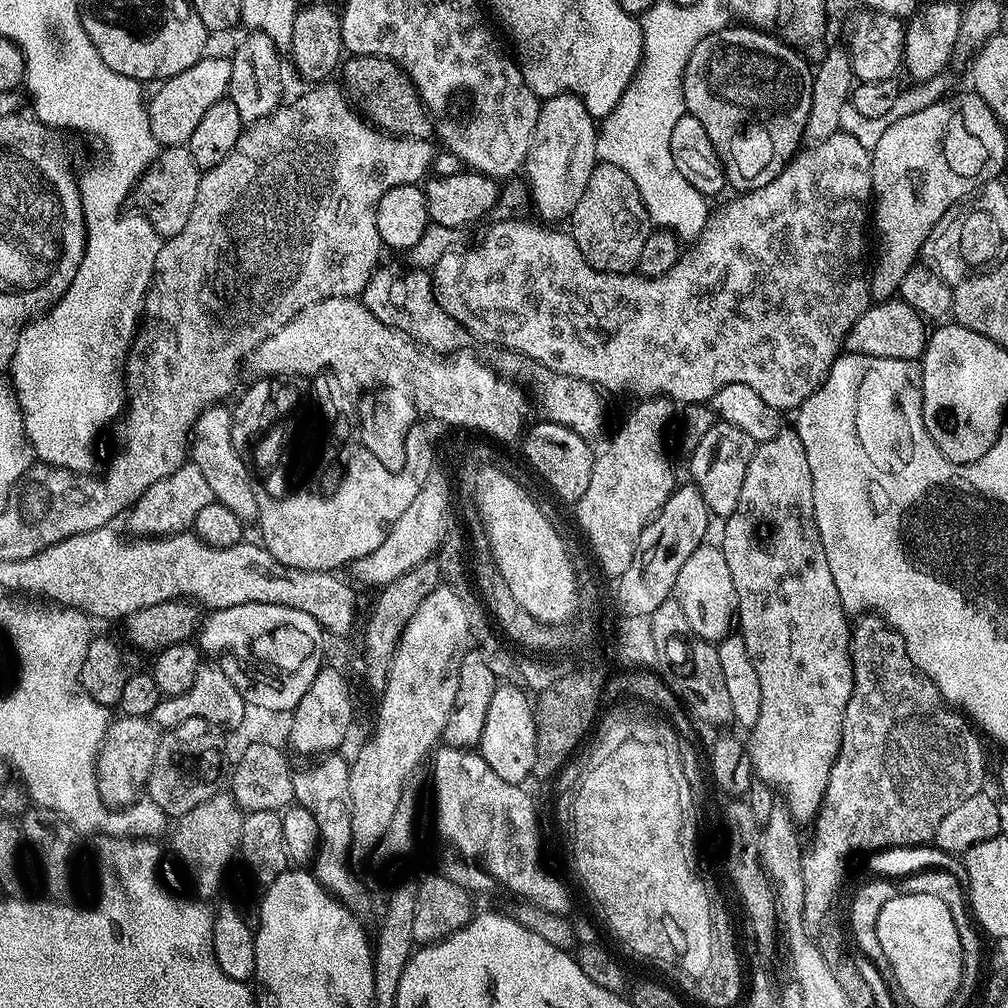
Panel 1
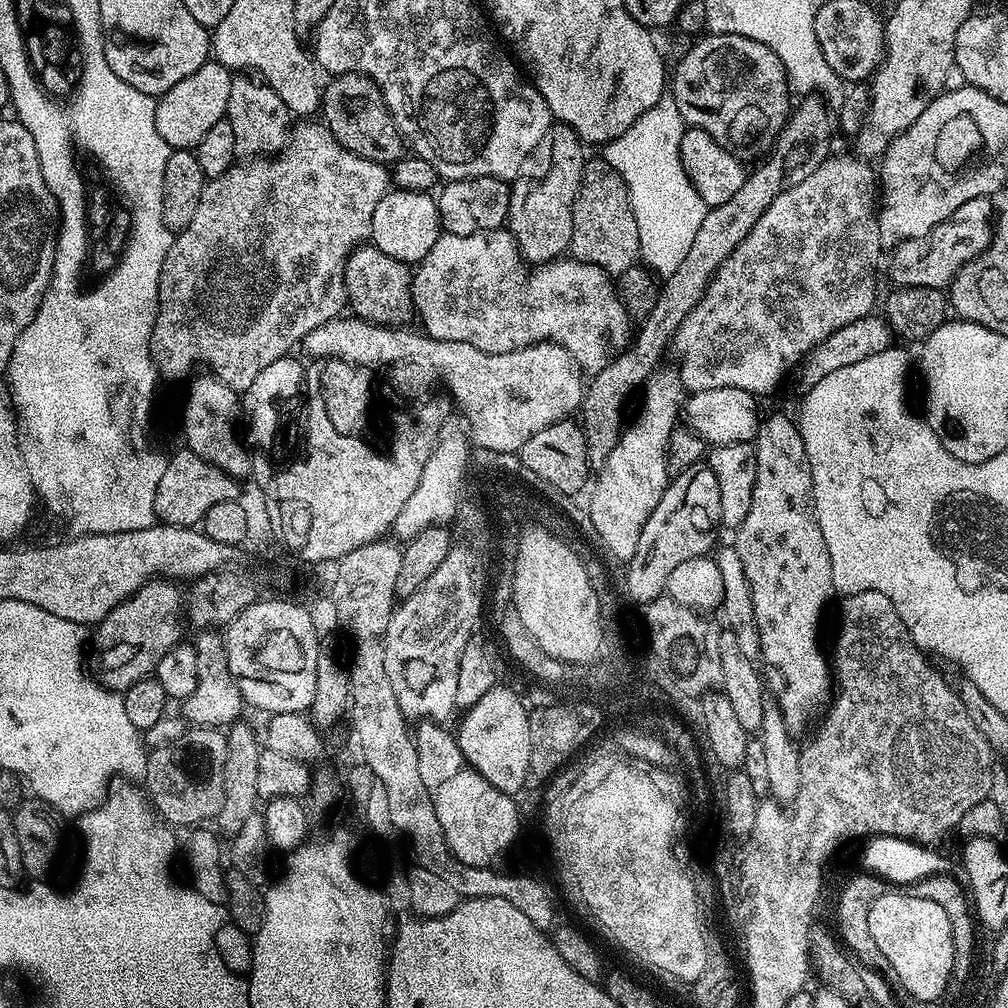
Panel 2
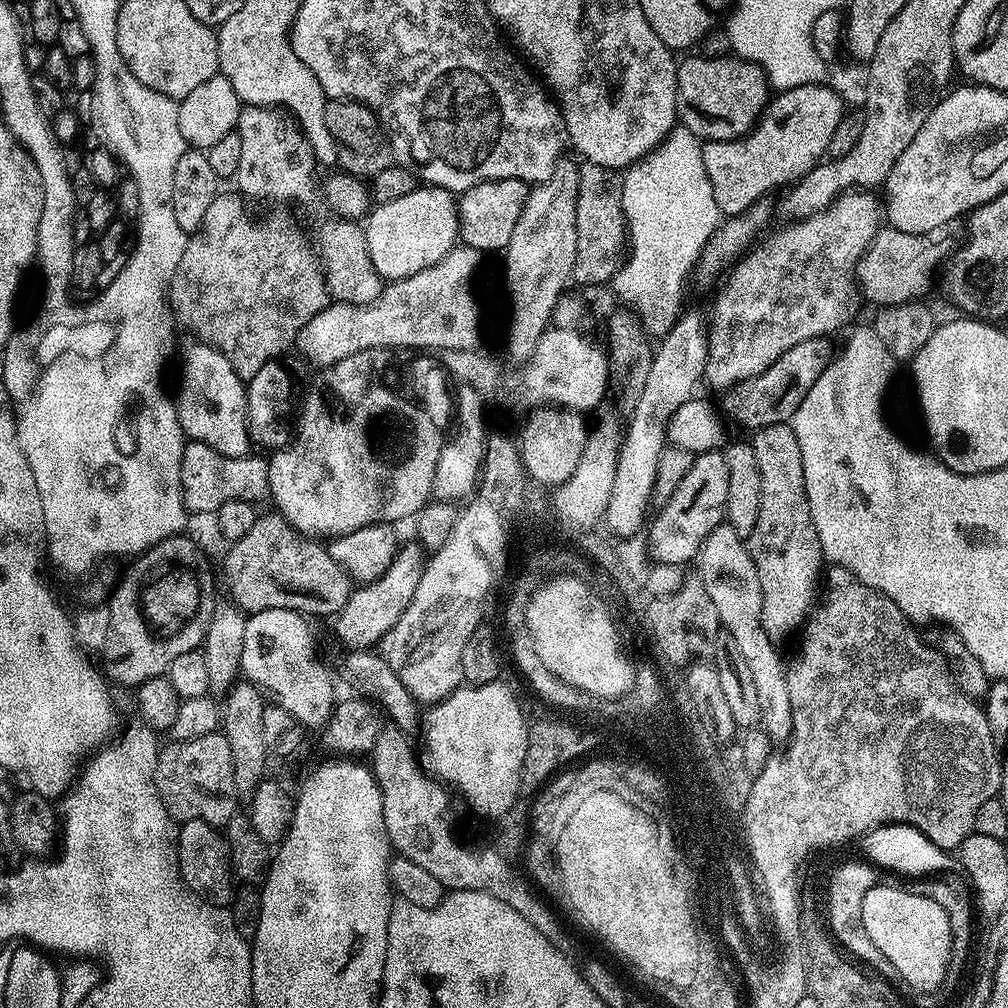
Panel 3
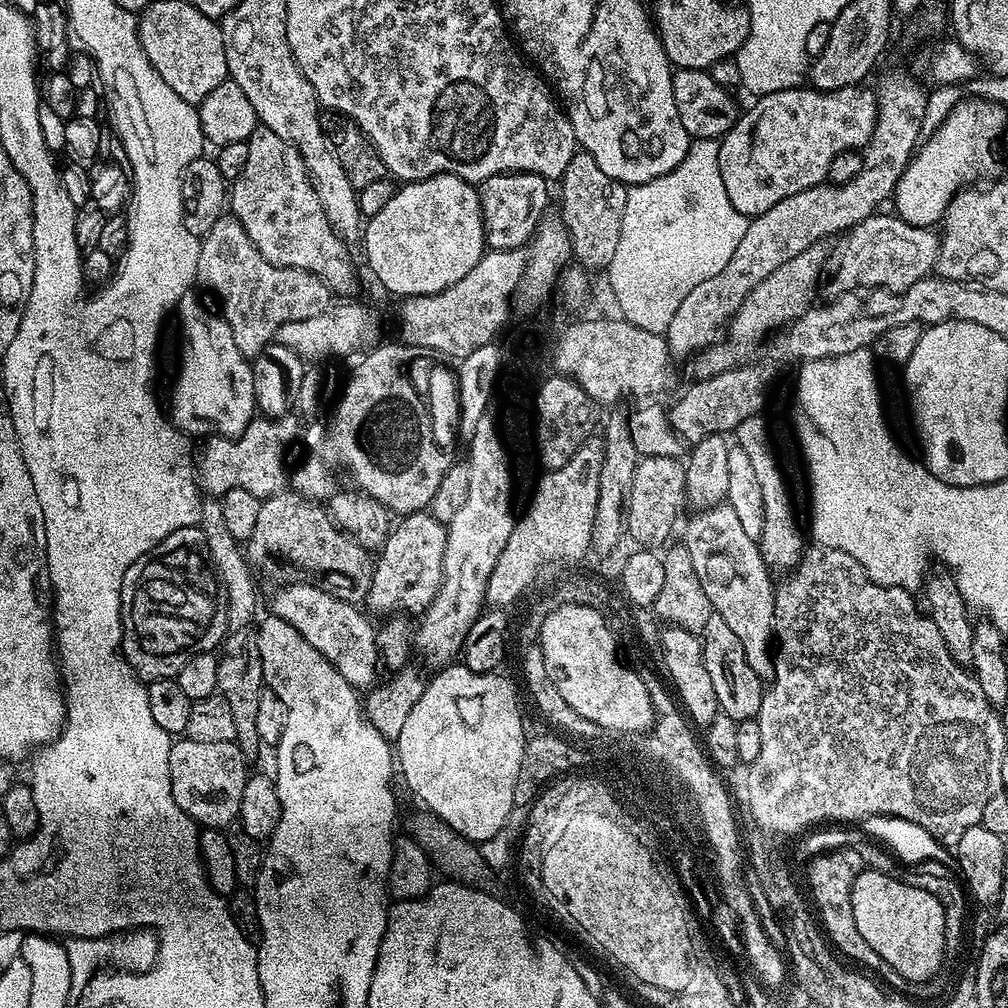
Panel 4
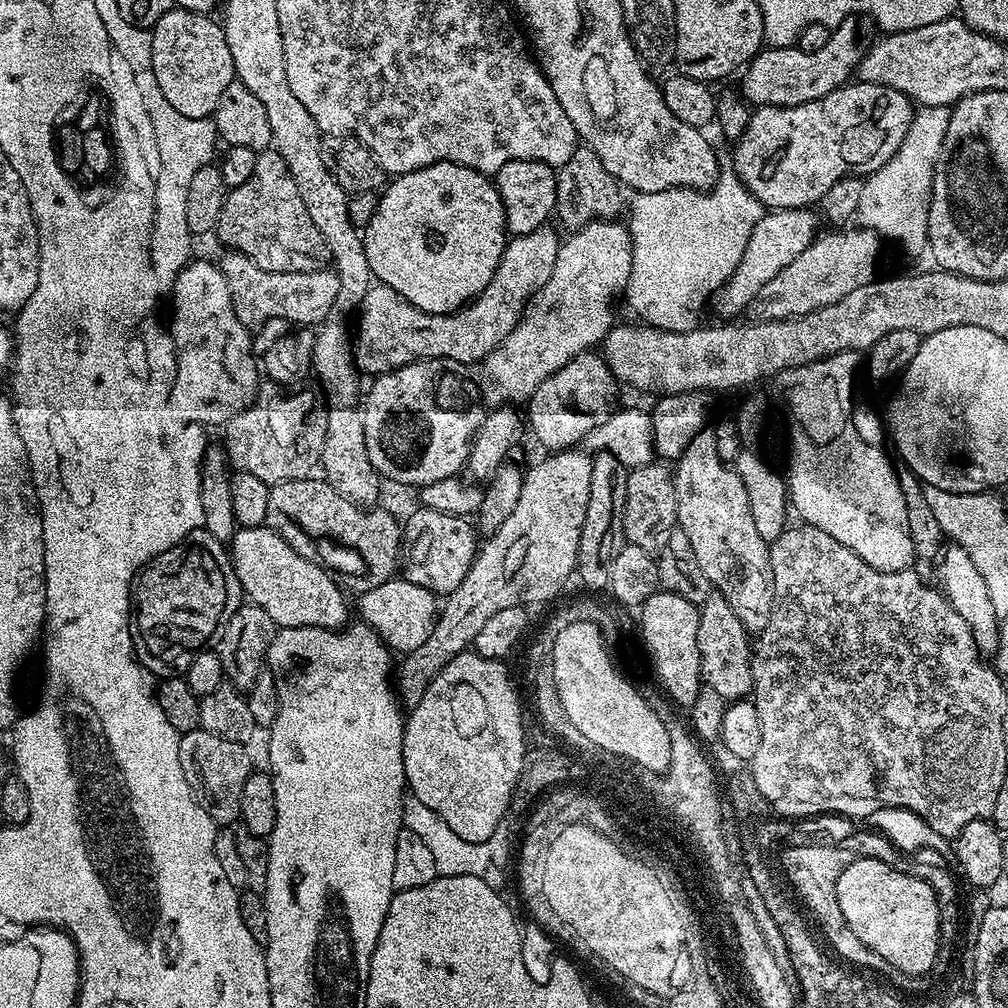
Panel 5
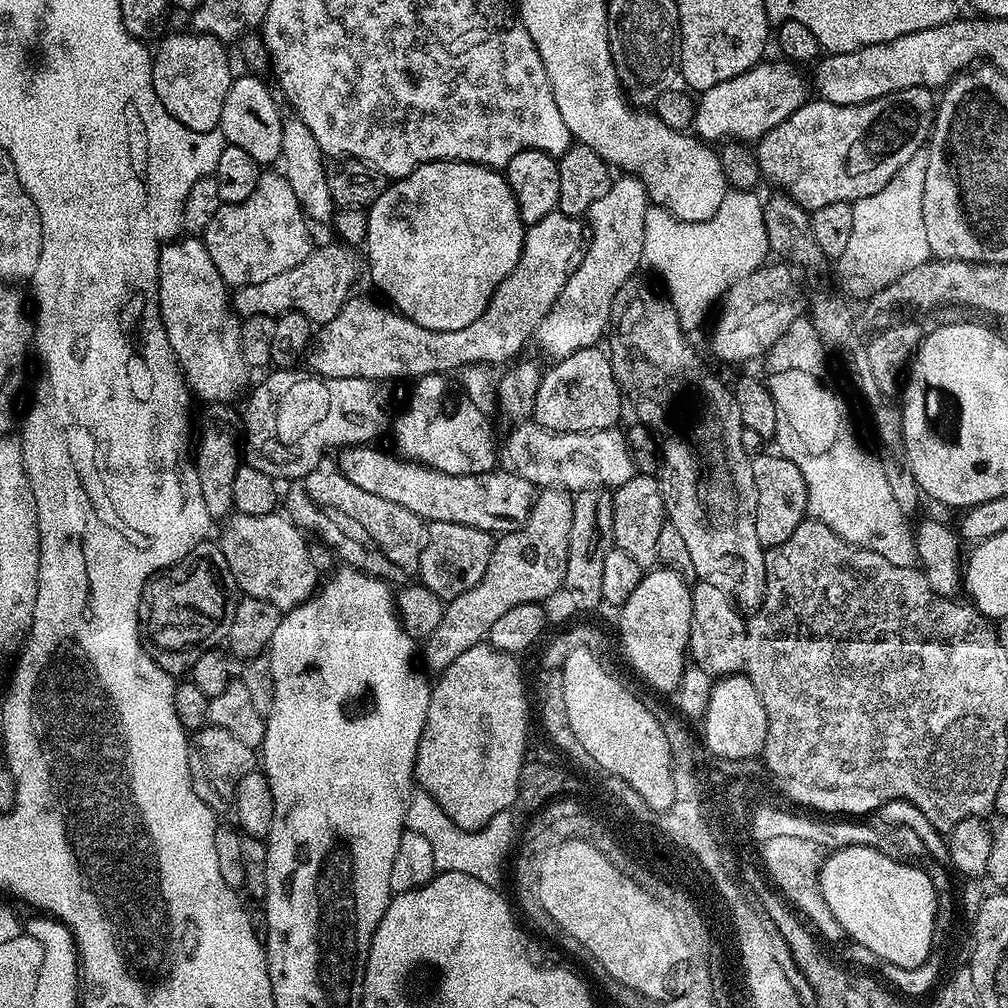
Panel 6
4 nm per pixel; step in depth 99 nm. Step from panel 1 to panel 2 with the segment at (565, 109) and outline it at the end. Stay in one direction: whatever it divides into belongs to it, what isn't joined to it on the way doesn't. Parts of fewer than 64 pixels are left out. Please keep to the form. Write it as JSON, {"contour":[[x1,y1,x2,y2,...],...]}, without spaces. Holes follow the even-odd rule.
{"contour":[[553,123,547,148,552,155,548,173,541,178,540,184,524,184,521,188,518,186,512,188,512,205,506,221,506,227,516,240,521,256,532,266,559,260,571,249,574,202,586,163,584,141,574,129,565,124]]}

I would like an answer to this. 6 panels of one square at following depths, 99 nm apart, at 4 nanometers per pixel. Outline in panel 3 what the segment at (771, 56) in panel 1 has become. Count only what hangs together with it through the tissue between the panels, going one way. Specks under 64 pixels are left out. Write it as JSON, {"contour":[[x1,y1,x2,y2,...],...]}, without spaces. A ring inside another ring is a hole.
{"contour":[[727,55,688,56,676,66,676,119,704,142,739,140,752,131,770,99,763,70,748,60]]}

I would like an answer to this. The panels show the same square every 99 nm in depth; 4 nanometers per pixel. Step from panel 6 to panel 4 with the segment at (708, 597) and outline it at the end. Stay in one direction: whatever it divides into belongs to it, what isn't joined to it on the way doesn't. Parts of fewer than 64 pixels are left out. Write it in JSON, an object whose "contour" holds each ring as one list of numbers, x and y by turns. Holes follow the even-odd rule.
{"contour":[[713,615,706,622,702,633,704,645,704,665,710,674,710,682,714,685,714,694,720,703,720,711,739,722,754,720,759,717,765,685,754,670,750,670,750,662,746,662,746,654,742,654,742,642,730,631,730,626,721,616]]}

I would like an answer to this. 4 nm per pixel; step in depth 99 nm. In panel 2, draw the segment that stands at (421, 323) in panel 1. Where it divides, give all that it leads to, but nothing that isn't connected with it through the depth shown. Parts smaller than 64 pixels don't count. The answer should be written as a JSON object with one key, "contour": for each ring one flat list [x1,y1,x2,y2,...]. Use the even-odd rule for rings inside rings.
{"contour":[[365,242,360,245,359,248,354,249,352,253,348,256,348,261,346,262,346,270,344,271,344,281,346,282,346,288,348,290,348,302,347,307,351,310,357,317,363,320,368,320,371,324,380,324,387,326,404,326,409,322,408,319,413,319,414,309,412,307,412,277,414,275,413,269,407,264,403,264,401,260,395,260,390,258,390,254,382,254,382,250,378,250,376,245,371,242]]}

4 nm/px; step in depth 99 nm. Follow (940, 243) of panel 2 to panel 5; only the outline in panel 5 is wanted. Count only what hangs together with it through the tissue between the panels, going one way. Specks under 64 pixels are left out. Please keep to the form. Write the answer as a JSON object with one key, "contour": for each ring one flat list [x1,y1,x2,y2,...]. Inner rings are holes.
{"contour":[[855,227,821,233,793,262,770,278,753,300,752,311,757,315,755,317,762,322,801,317,822,306,833,305,850,294,851,290,873,283,878,274,876,266,882,238,869,228]]}

